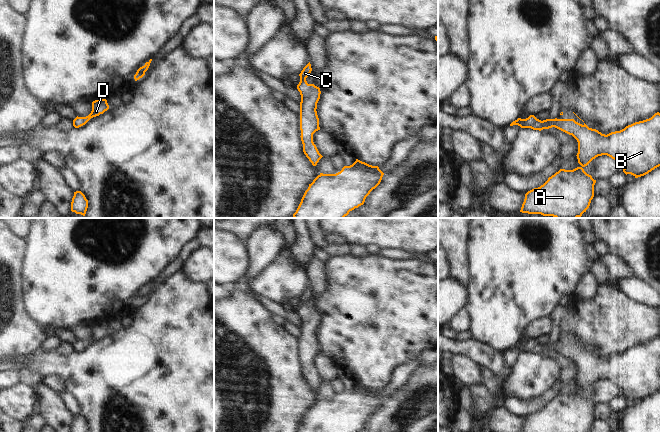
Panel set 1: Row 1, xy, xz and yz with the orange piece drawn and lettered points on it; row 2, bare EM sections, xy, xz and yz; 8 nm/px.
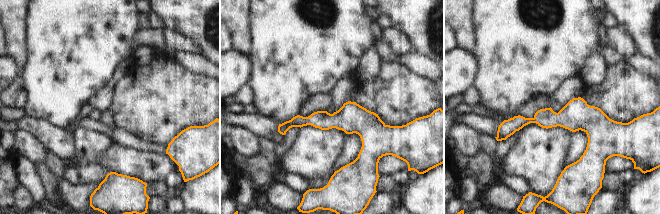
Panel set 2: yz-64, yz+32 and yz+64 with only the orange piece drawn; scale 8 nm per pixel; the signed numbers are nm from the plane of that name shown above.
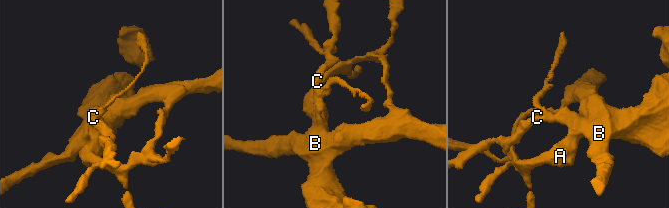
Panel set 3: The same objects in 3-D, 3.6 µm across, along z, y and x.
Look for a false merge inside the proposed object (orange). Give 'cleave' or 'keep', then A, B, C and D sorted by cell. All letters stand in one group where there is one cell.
keep; groups A B C D

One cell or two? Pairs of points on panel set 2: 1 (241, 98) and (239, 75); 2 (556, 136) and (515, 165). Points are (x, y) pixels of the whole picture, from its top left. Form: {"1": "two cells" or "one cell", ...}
{"1": "two cells", "2": "one cell"}

